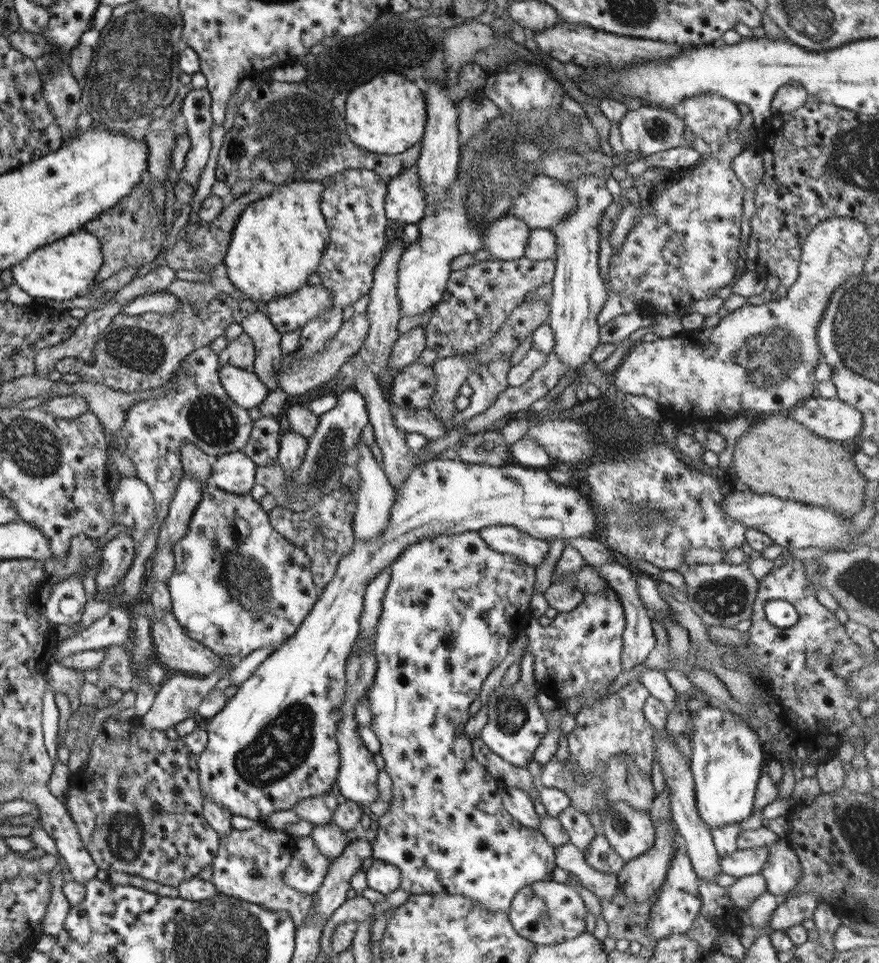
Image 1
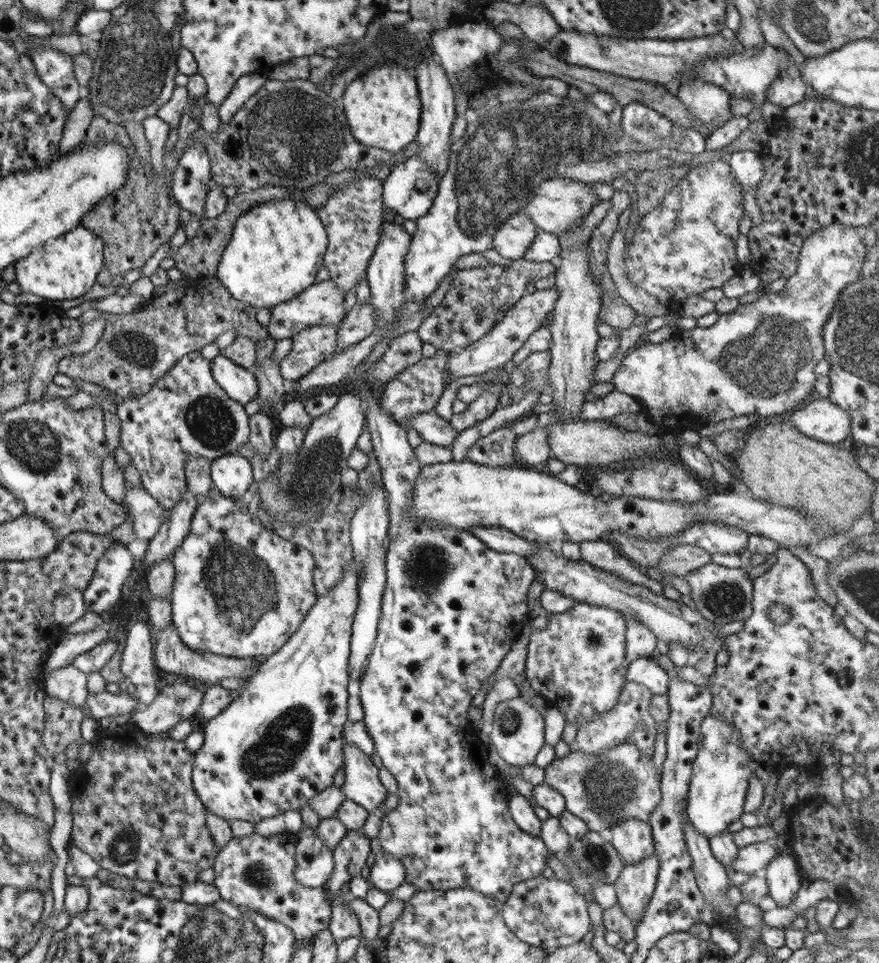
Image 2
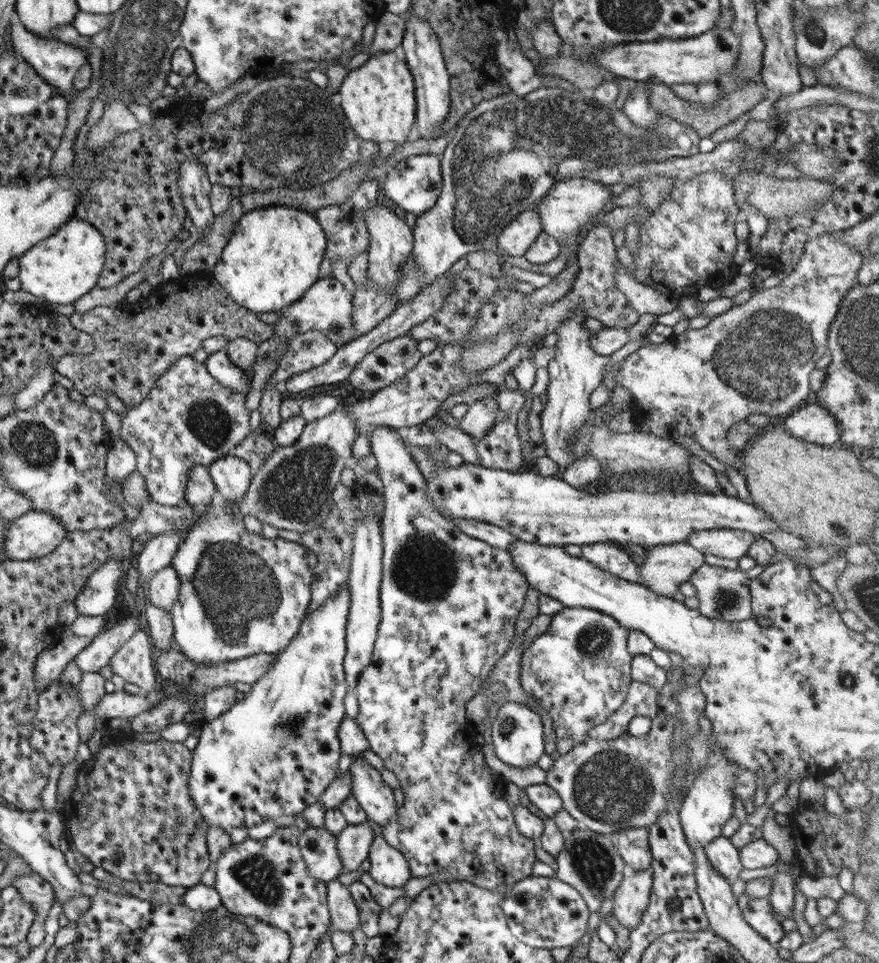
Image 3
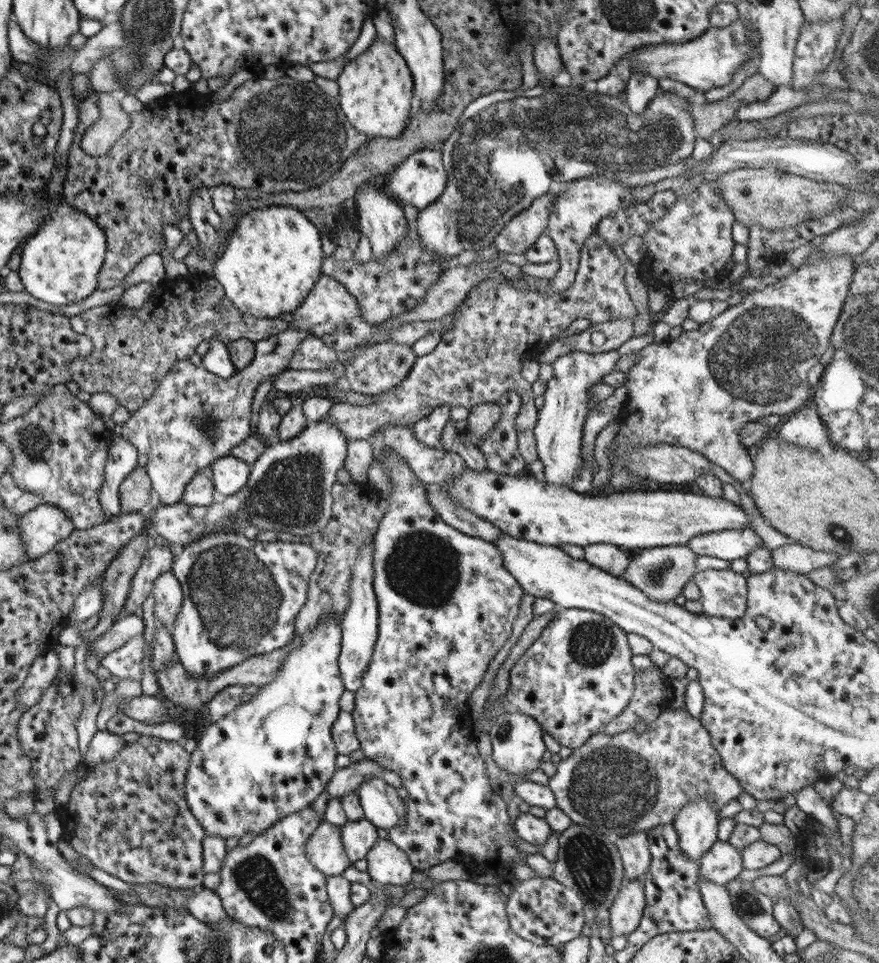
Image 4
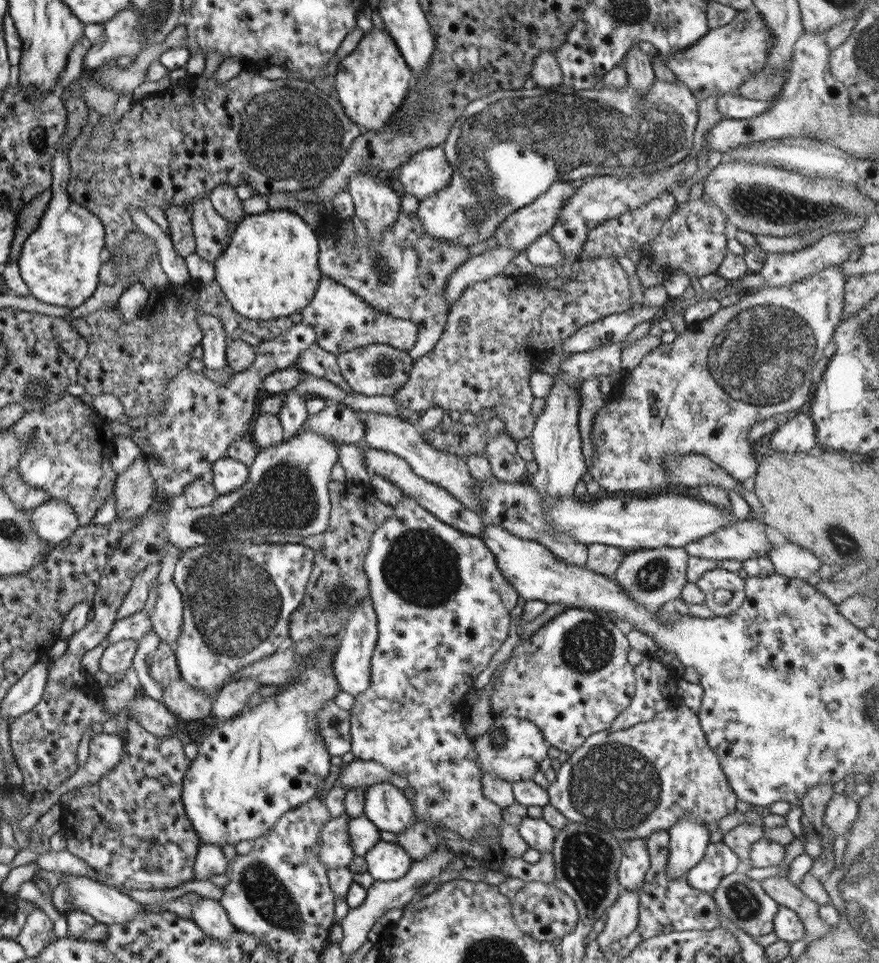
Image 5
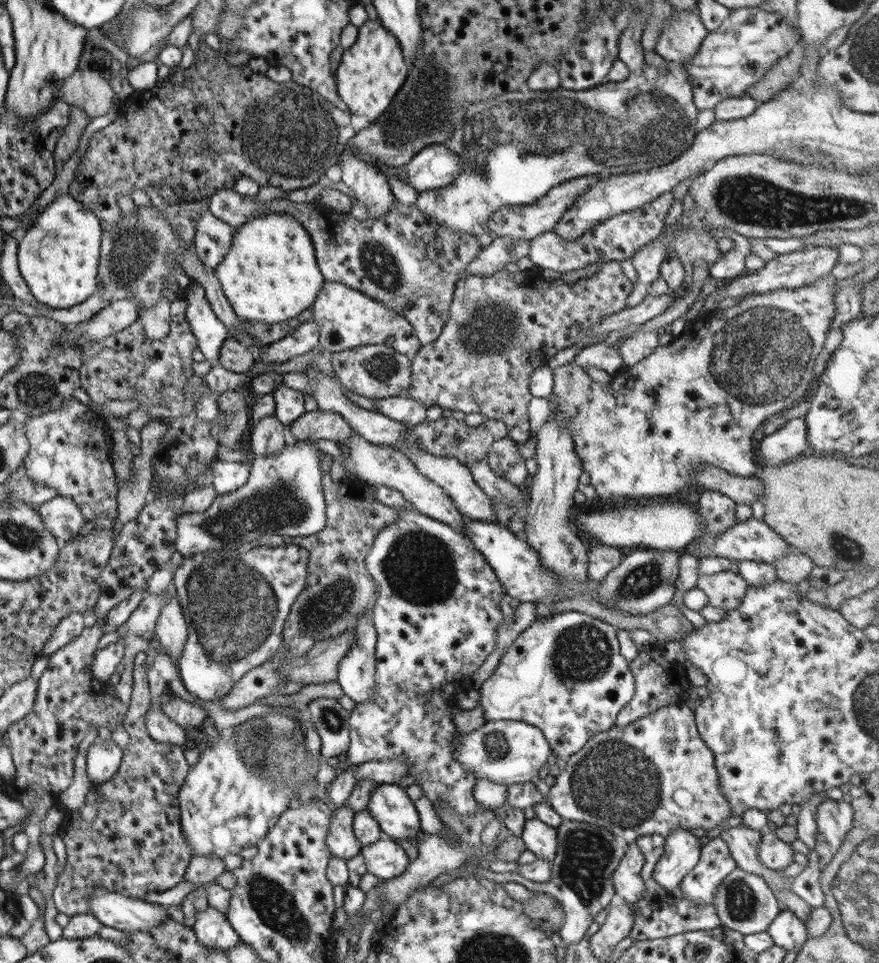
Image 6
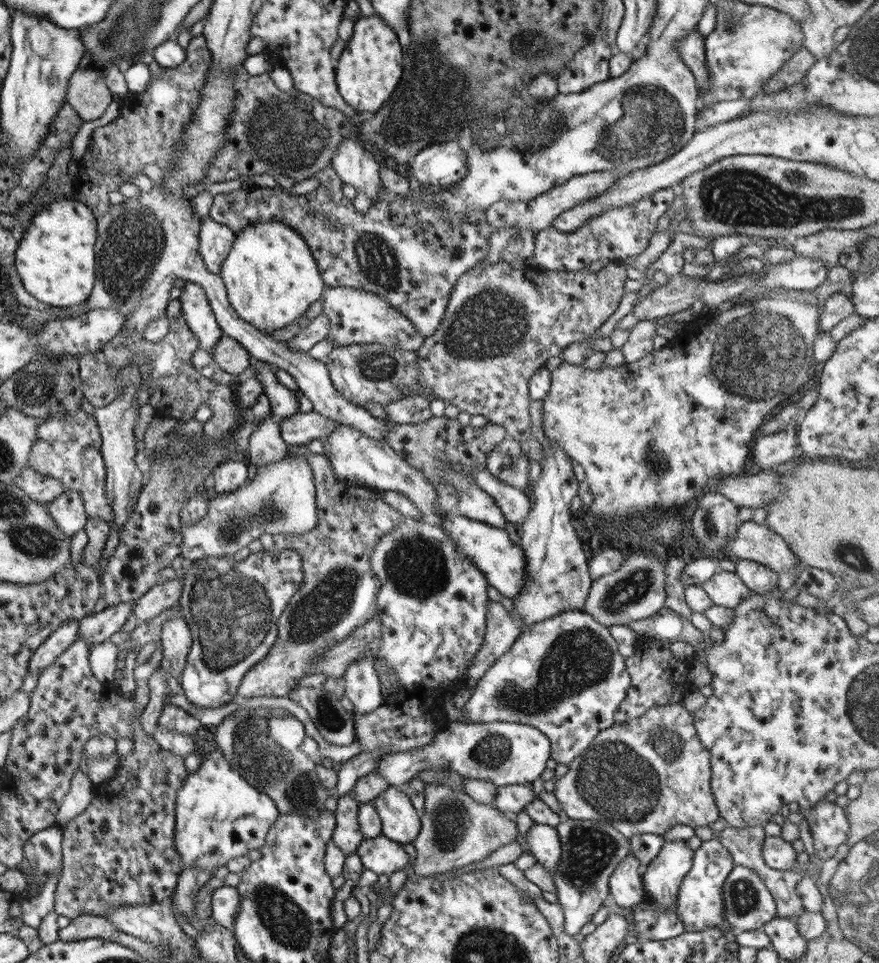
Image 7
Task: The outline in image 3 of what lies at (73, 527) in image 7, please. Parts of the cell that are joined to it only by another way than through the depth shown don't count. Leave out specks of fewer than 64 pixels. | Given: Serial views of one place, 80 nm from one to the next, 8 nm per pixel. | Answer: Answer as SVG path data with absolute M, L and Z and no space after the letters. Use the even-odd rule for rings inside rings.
M31 509L7 522L4 551L6 558L31 560L49 554L65 537L63 526L47 512Z

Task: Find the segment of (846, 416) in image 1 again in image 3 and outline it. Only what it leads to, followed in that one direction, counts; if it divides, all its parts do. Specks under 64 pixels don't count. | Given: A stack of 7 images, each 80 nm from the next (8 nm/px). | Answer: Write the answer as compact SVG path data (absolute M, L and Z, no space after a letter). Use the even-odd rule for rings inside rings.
M806 403L792 411L783 422L783 428L793 438L817 446L829 446L837 442L838 422L822 406Z

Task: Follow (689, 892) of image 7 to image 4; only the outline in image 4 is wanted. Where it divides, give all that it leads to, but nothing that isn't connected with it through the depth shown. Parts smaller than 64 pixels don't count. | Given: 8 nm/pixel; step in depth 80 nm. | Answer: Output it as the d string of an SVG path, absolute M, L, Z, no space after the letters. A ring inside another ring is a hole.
M714 840L713 844L702 854L698 865L699 876L713 884L725 884L735 879L743 869L740 851L727 841Z

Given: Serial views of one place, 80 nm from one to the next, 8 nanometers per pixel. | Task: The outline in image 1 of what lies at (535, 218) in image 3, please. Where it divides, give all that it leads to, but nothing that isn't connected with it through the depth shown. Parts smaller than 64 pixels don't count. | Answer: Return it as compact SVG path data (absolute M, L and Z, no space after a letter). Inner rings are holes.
M503 216L494 220L482 232L482 250L493 256L494 260L509 261L524 257L530 228L514 216Z

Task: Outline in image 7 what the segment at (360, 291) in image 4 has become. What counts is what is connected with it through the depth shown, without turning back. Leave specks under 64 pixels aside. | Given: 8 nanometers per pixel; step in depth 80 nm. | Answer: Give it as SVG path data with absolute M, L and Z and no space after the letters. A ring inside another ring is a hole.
M331 166L320 170L315 176L319 181L318 188L304 195L285 193L278 185L268 182L259 183L250 190L239 188L227 193L217 193L212 196L208 217L234 233L257 222L282 222L303 239L326 286L355 288L376 294L406 316L423 338L435 332L447 306L452 286L461 274L487 255L488 239L479 234L475 223L462 221L445 205L428 205L420 201L412 189L404 197L400 197L392 190L381 187L378 199L361 214L341 194L342 180Z

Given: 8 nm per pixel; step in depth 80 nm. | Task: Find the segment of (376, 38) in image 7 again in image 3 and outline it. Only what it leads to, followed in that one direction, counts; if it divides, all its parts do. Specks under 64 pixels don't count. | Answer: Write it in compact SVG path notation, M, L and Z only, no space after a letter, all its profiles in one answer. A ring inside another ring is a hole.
M391 51L377 52L357 68L347 69L337 93L345 119L359 138L375 144L391 142L396 146L414 136L414 82L406 61L399 60Z

